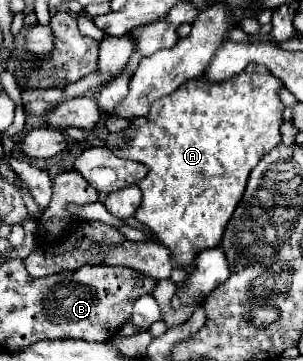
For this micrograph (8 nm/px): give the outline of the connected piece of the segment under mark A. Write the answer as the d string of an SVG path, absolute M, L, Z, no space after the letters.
M249 63L239 75L219 83L207 81L205 77L191 79L171 95L157 99L149 115L133 119L127 131L109 135L109 141L121 141L121 145L111 147L117 157L141 161L149 167L149 175L137 183L143 191L143 201L135 217L155 233L159 243L169 247L173 259L181 267L193 263L199 251L219 245L225 225L243 197L251 169L265 153L281 143L279 127L283 123L285 109L279 99L281 87L283 83L279 83L267 67L253 63Z

